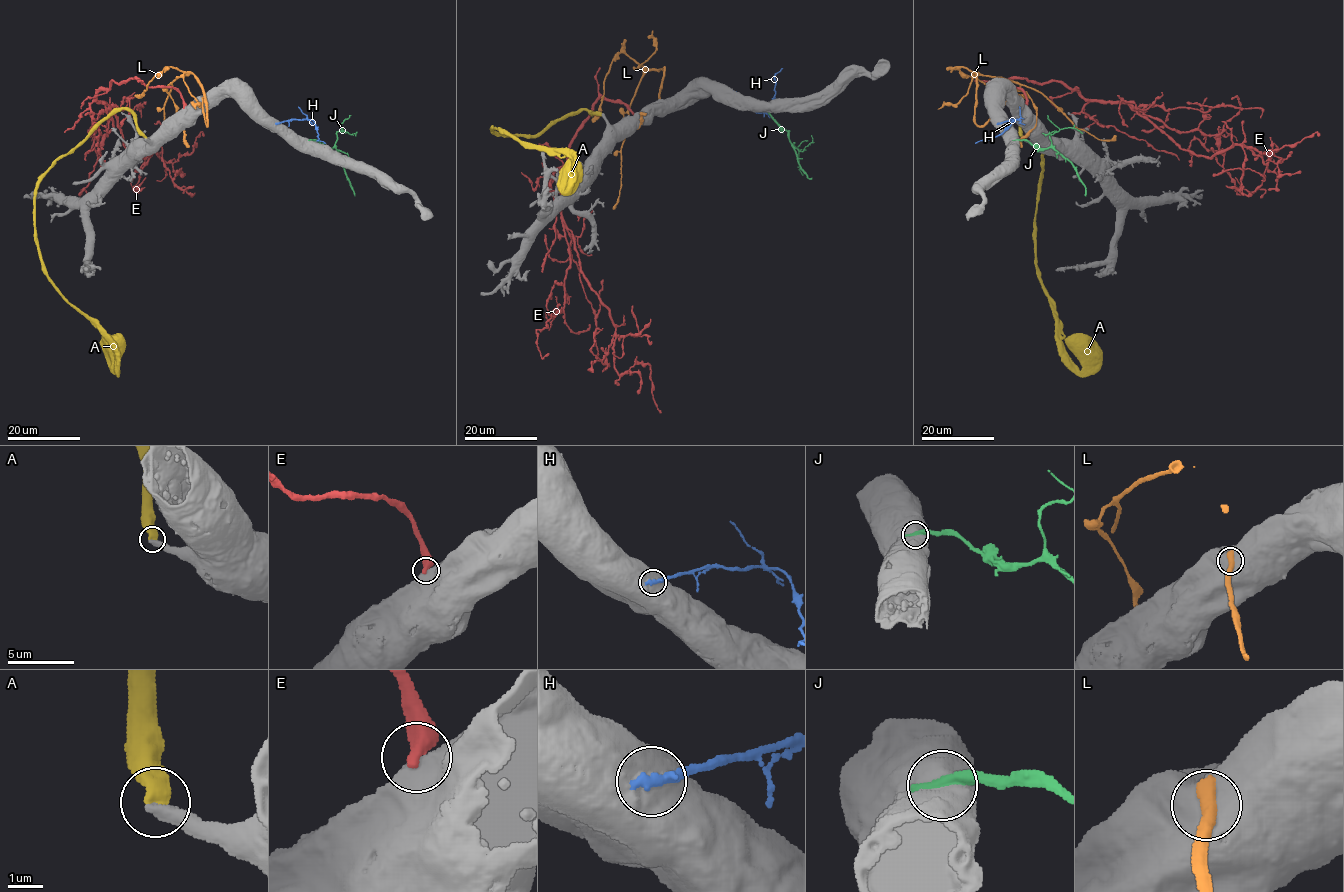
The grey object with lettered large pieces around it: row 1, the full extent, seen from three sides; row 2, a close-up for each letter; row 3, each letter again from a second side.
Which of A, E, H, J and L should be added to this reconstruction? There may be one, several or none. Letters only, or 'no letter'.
A

